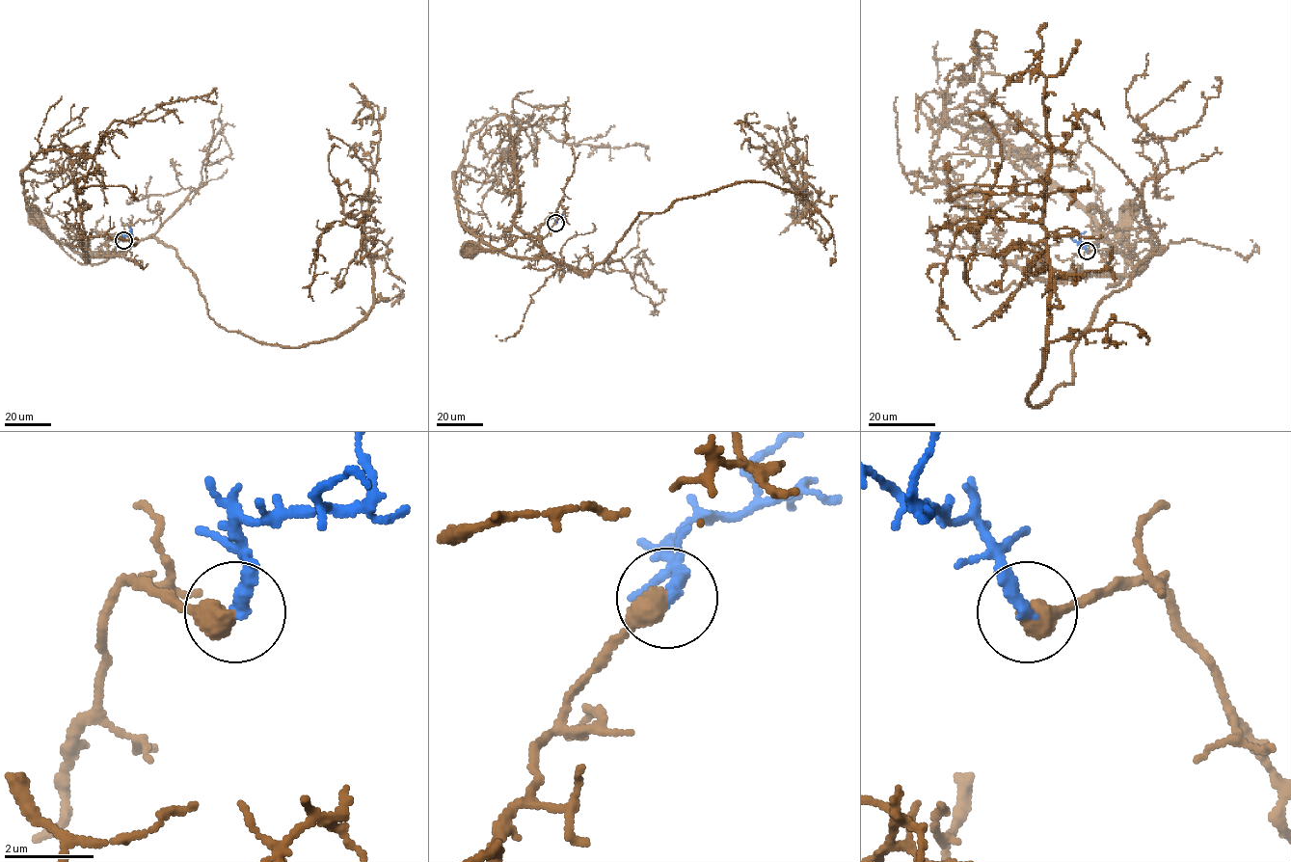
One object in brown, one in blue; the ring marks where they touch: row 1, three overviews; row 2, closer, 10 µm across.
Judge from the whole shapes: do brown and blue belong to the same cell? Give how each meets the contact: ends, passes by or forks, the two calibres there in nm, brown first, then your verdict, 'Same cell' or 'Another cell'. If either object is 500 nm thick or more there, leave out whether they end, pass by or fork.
Thickness 550 nm (brown) against 320 nm. Same cell

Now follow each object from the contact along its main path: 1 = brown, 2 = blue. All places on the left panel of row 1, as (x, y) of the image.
1: (123, 240), (117, 239), (113, 256), (114, 254), (78, 253), (55, 241), (44, 230), (36, 213)
2: (123, 240), (124, 235), (130, 233), (129, 227)

